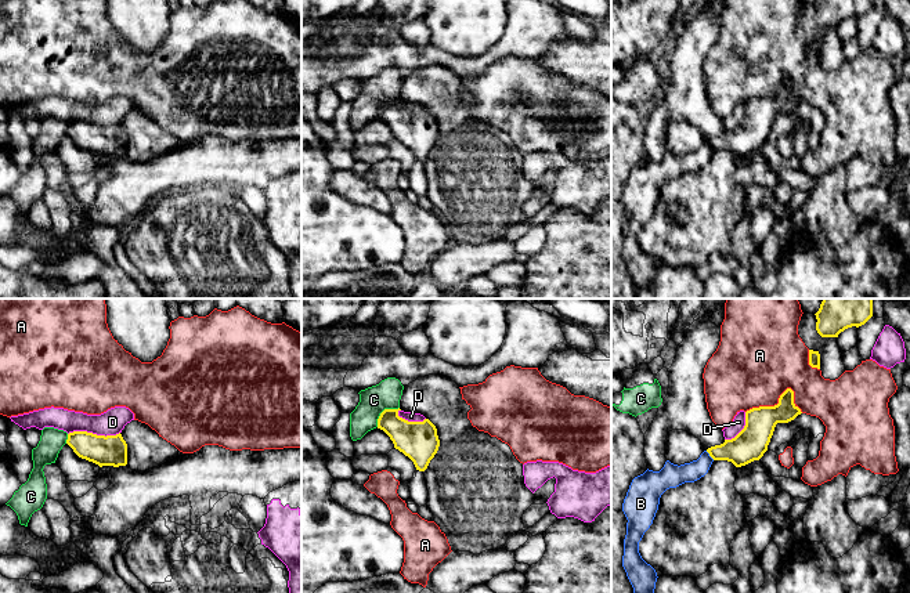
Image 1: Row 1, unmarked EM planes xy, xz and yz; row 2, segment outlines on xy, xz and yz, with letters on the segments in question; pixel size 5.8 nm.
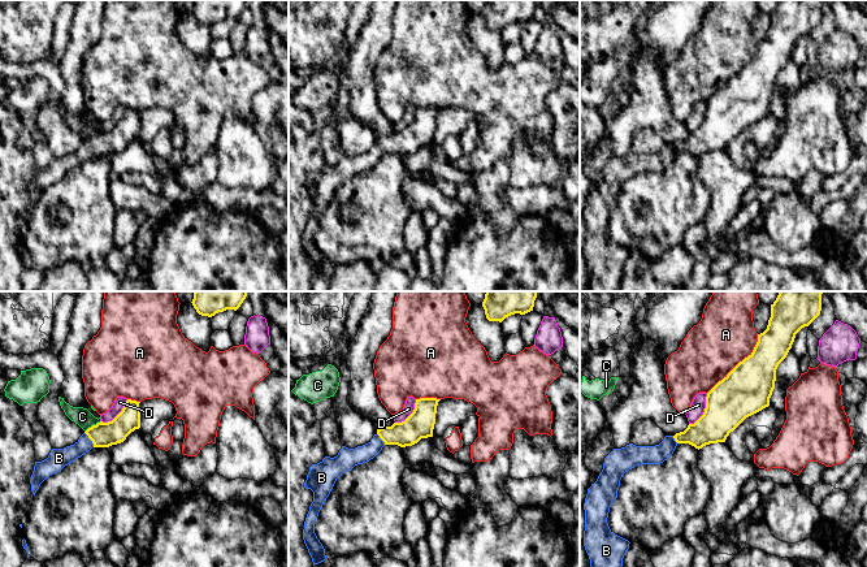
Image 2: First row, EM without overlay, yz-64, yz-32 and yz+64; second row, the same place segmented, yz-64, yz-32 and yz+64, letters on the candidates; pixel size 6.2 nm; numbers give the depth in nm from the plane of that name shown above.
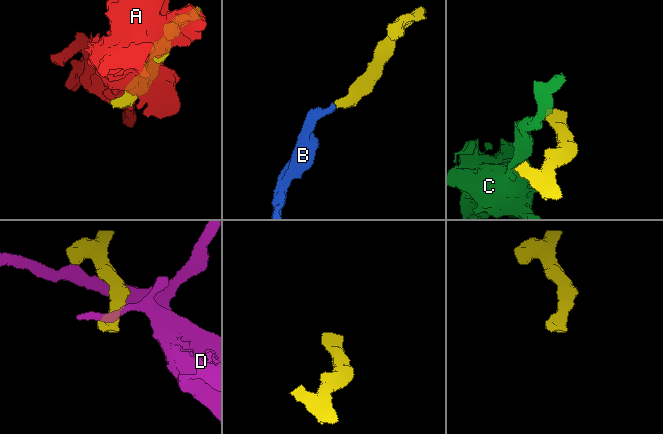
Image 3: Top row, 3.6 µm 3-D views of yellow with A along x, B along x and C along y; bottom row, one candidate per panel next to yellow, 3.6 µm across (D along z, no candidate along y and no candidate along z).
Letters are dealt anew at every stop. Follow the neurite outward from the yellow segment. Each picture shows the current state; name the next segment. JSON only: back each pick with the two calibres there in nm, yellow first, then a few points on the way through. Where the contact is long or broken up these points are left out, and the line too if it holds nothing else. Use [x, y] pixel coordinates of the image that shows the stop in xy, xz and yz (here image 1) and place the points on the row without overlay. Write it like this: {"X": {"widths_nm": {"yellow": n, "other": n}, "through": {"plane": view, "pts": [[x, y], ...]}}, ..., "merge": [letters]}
{"B": {"widths_nm": {"yellow": 190, "other": 140}, "through": {"plane": "yz", "pts": [[750, 134], [740, 141], [710, 145], [694, 161], [672, 166]]}}, "merge": ["B"]}

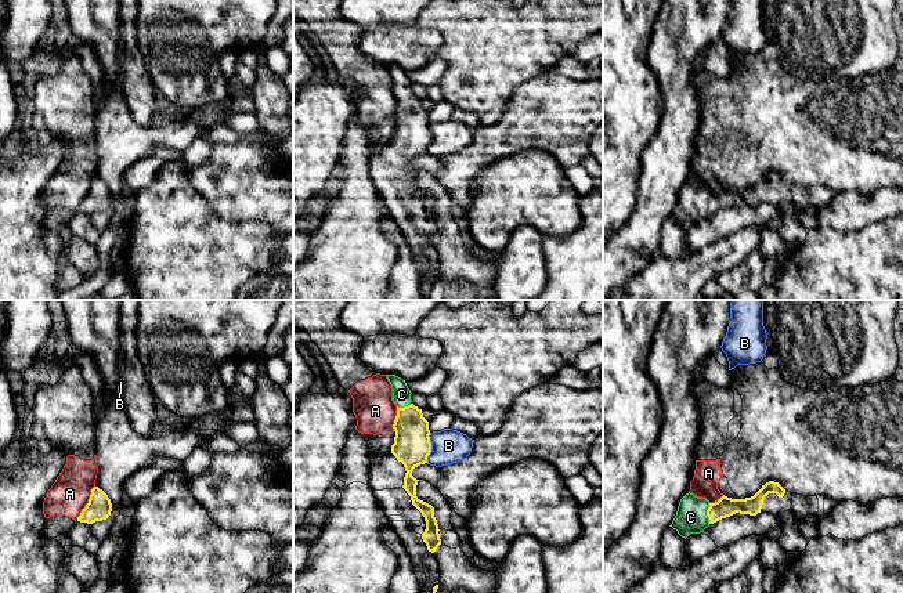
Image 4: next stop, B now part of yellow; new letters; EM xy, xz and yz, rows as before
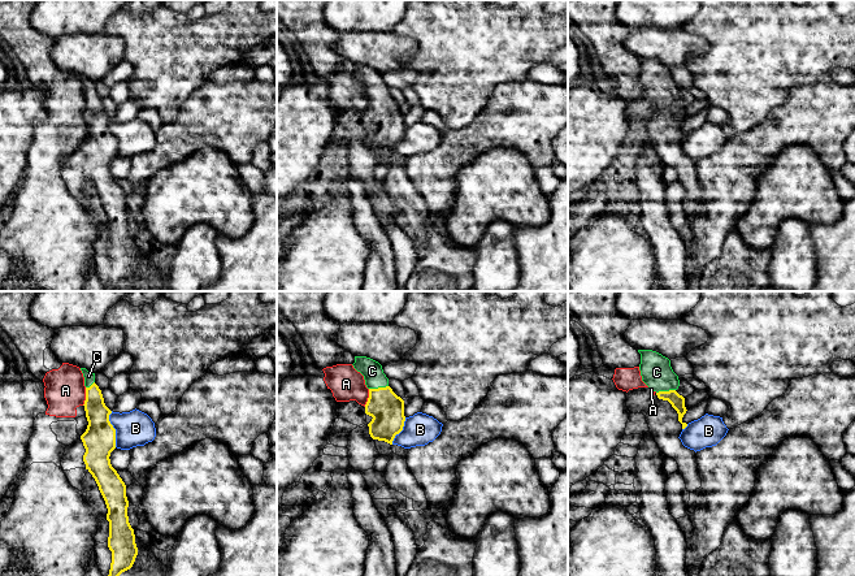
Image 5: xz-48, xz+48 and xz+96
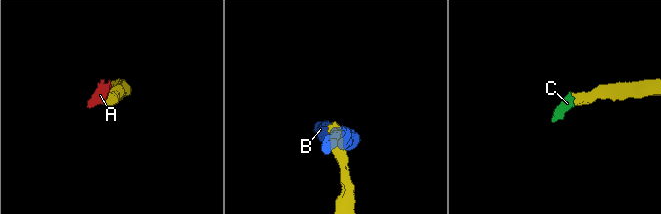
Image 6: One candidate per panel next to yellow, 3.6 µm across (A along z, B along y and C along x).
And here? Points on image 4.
{"C": {"widths_nm": {"yellow": 110, "other": 180}, "through": {"plane": "yz", "pts": [[725, 196], [707, 203], [696, 203], [690, 208]]}}, "merge": ["C"]}

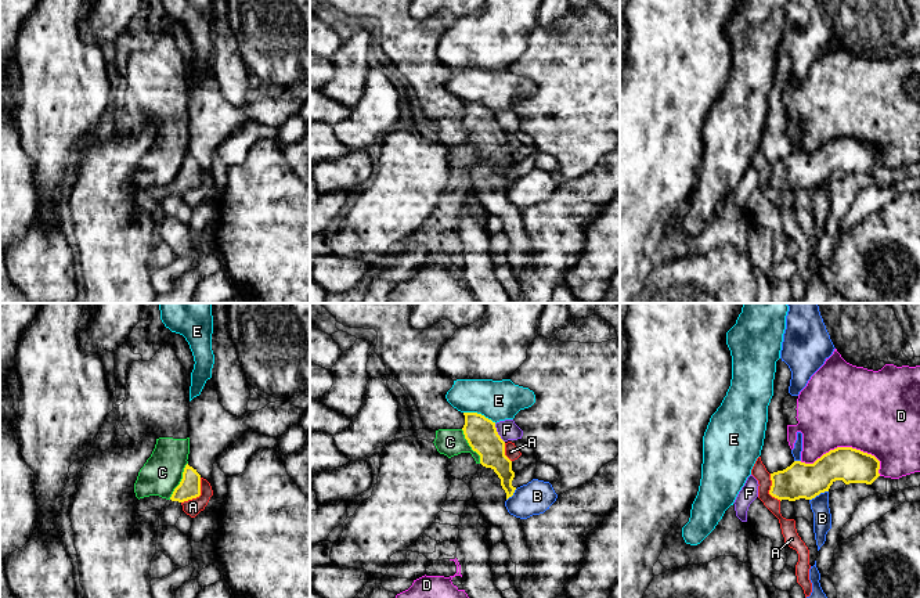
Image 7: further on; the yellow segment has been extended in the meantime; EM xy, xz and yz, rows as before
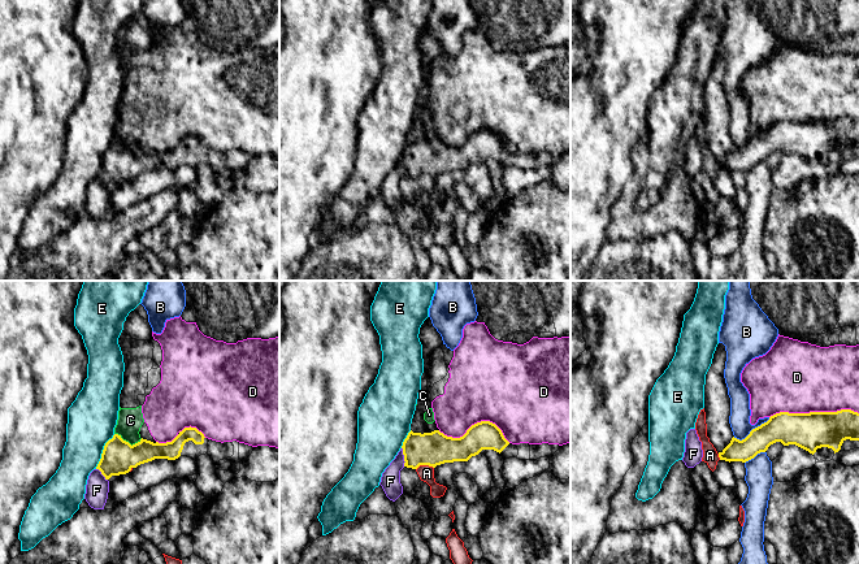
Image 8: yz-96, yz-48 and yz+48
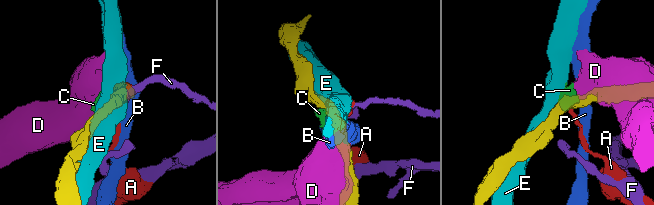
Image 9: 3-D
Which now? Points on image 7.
{"merge": []}

